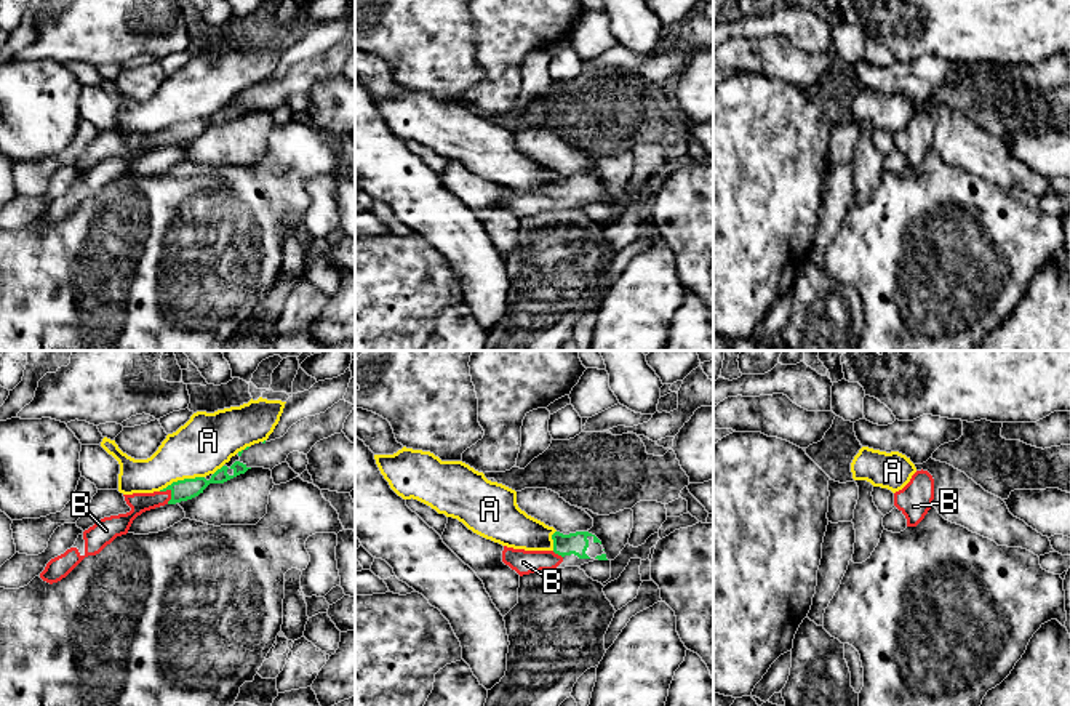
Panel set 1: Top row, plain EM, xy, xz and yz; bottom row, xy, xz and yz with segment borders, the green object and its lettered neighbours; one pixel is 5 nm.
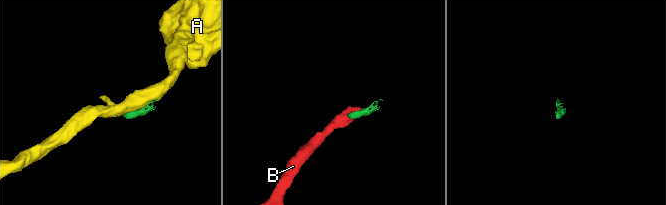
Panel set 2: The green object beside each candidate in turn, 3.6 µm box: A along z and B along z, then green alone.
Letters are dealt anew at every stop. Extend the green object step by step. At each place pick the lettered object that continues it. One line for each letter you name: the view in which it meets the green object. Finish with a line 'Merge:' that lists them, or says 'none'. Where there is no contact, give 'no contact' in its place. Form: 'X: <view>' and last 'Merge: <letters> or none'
B: xy
Merge: B

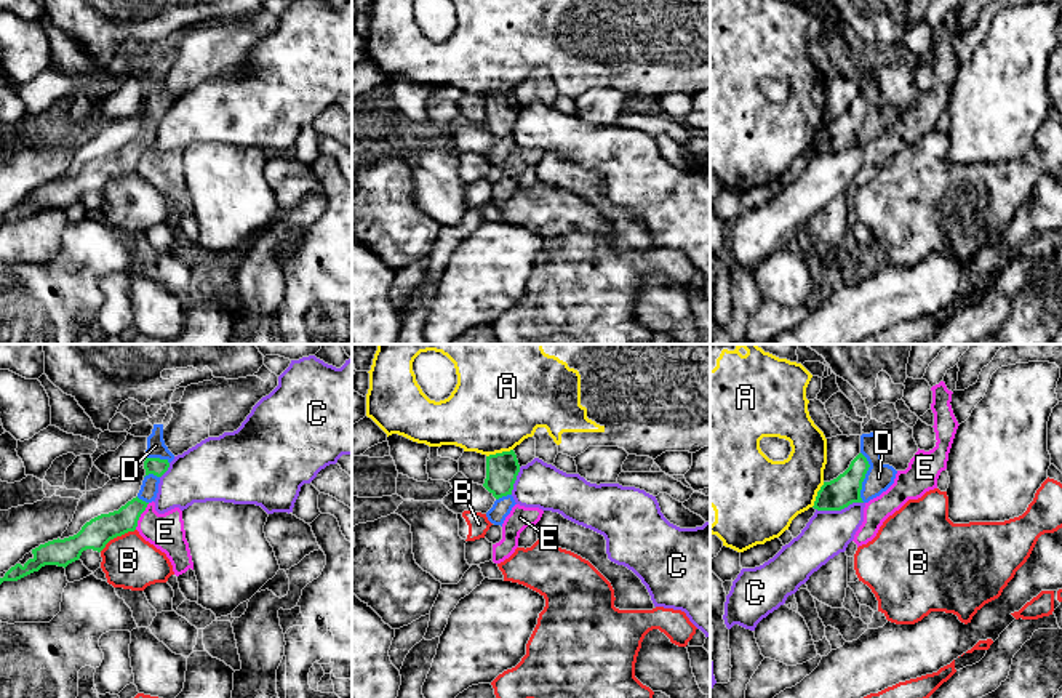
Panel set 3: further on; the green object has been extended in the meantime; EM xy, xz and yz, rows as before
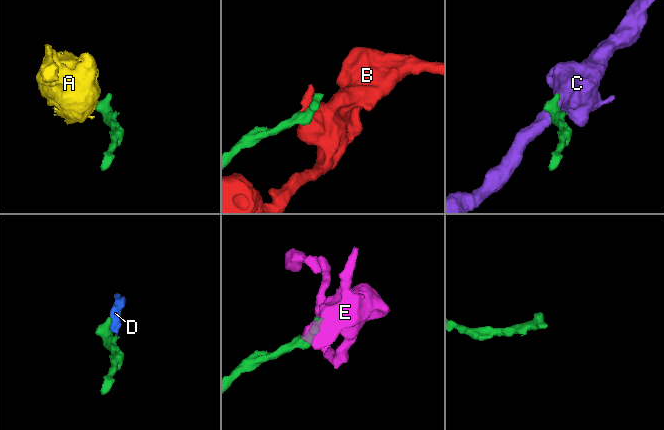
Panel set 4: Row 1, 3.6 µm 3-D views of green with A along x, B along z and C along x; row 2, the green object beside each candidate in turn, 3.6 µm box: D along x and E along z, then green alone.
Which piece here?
D: yz
Merge: D

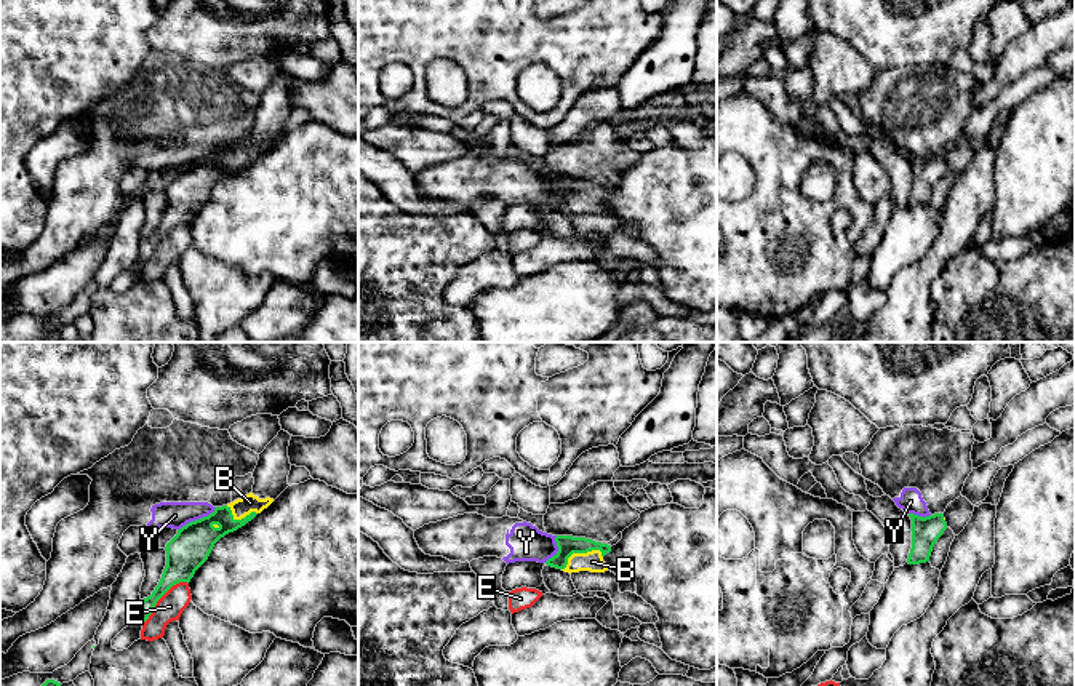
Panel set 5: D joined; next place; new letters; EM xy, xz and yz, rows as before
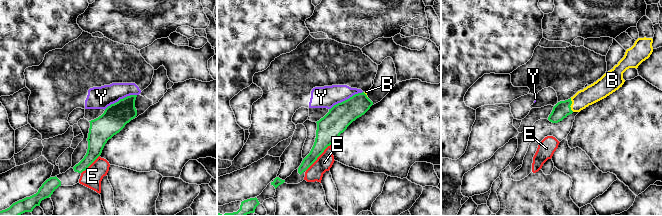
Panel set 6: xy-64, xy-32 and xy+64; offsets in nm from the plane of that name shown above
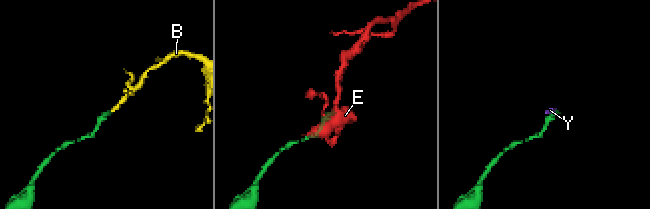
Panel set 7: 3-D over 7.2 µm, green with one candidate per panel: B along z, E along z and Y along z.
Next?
B: xz
Merge: B

